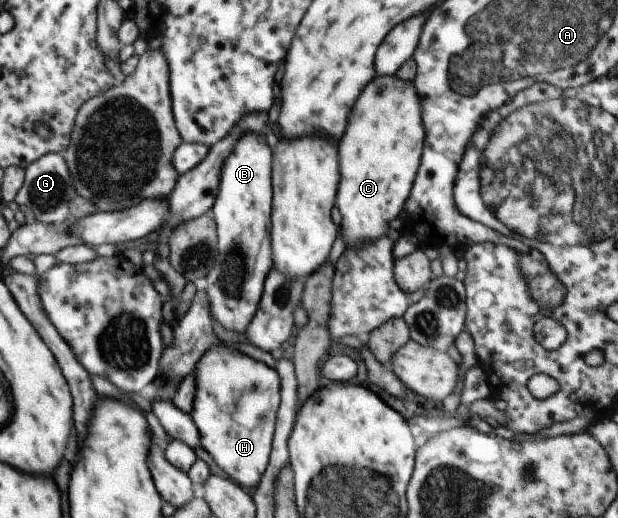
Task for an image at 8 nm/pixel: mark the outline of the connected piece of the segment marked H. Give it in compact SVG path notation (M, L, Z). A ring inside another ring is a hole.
M223 342L202 354L194 370L196 390L190 415L200 431L201 446L223 474L247 490L260 482L269 465L281 401L279 374ZM236 408L242 408L242 422L234 418Z

